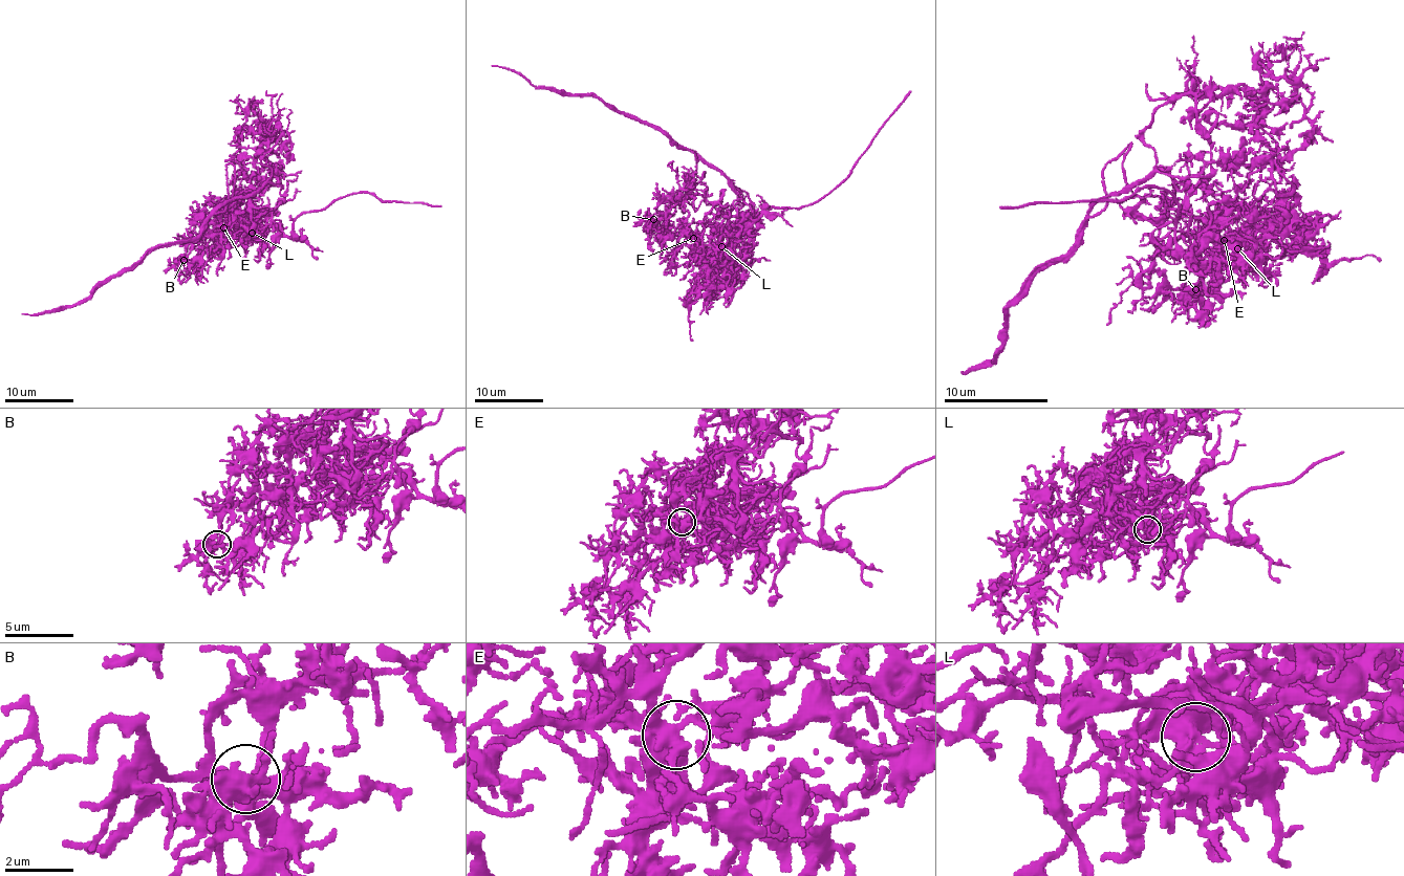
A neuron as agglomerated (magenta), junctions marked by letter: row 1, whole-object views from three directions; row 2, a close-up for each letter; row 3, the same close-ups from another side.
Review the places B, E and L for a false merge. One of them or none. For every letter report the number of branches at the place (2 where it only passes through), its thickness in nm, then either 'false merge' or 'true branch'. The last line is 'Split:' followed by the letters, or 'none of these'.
B: branches 5; calibre 340 nm; true branch
E: branches 6; calibre 440 nm; true branch
L: branches 4; calibre 480 nm; false merge
Split: L

